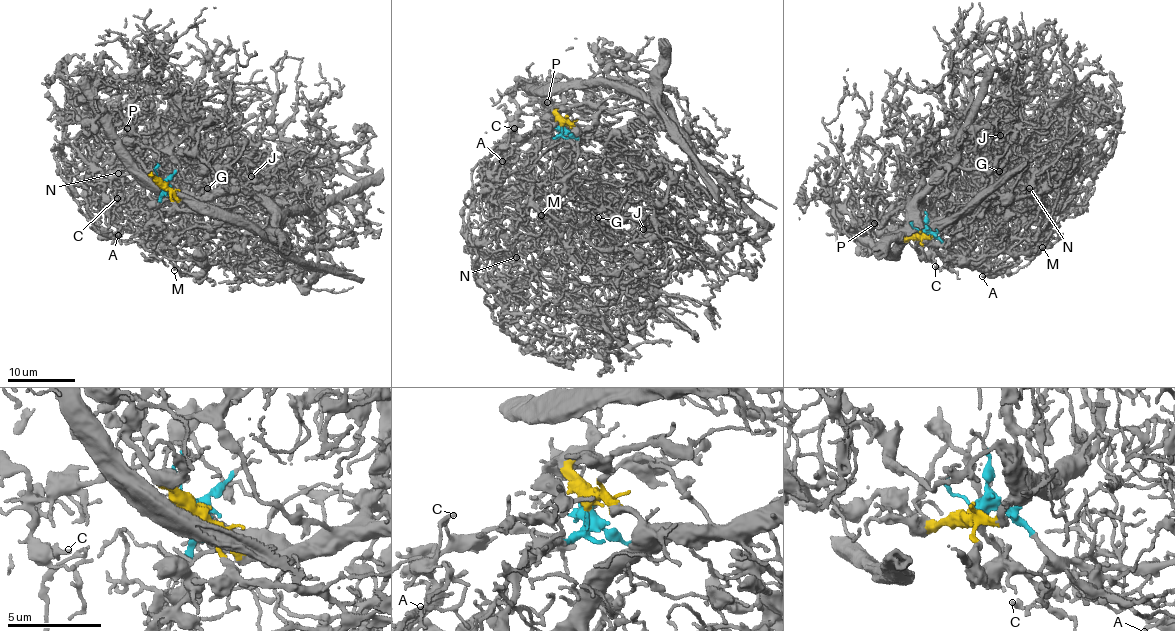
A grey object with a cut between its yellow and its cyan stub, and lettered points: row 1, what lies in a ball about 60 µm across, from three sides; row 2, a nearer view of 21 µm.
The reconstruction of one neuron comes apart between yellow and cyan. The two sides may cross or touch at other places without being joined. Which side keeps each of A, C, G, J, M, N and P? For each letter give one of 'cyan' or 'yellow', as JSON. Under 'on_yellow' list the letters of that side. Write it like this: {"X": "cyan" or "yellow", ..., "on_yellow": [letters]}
{"A": "yellow", "C": "yellow", "G": "yellow", "J": "yellow", "M": "cyan", "N": "yellow", "P": "yellow", "on_yellow": ["A", "C", "G", "J", "N", "P"]}

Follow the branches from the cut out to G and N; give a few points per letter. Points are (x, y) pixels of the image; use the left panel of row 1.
G: (162, 185), (188, 199), (166, 189), (172, 186), (187, 162), (188, 173), (204, 177), (203, 185), (208, 188)
N: (162, 185), (188, 199), (145, 168), (129, 145), (121, 154), (133, 131), (119, 172), (111, 170), (118, 173)

